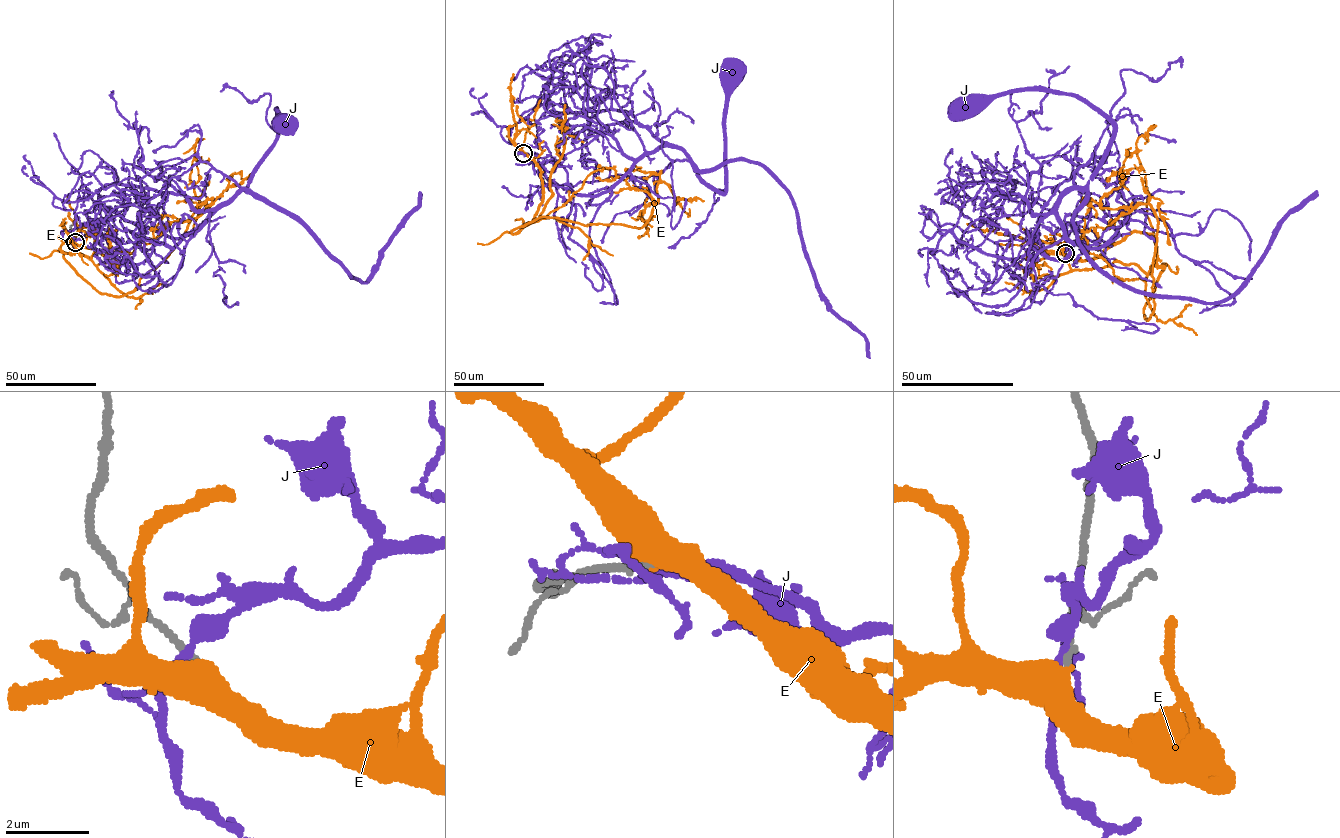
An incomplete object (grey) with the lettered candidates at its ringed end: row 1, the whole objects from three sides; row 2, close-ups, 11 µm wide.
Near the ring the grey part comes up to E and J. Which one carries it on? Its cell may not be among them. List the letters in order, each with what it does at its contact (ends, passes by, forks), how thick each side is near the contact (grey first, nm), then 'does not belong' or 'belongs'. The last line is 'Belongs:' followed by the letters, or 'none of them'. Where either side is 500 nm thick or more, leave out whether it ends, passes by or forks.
E: it passes by; 170 nm thick on the grey side, 480 nm on the other; belongs
J: it passes by; 200 nm thick on the grey side, 320 nm on the other; does not belong
Belongs: E

